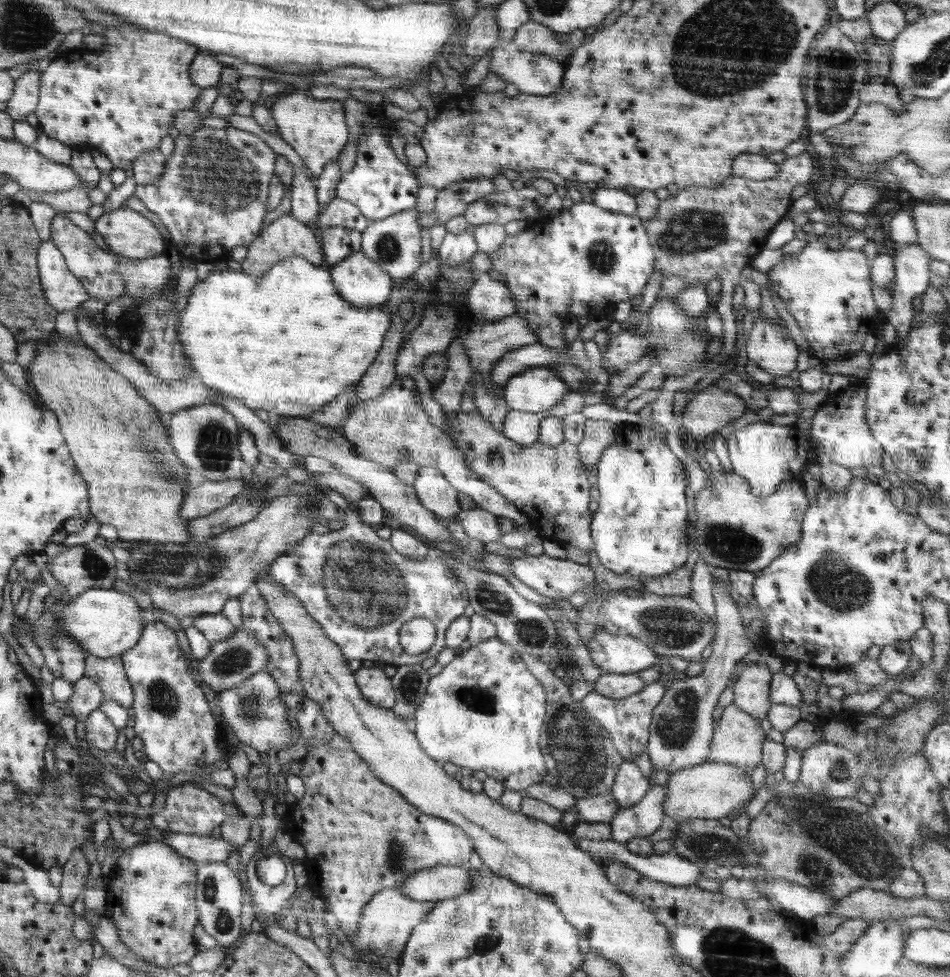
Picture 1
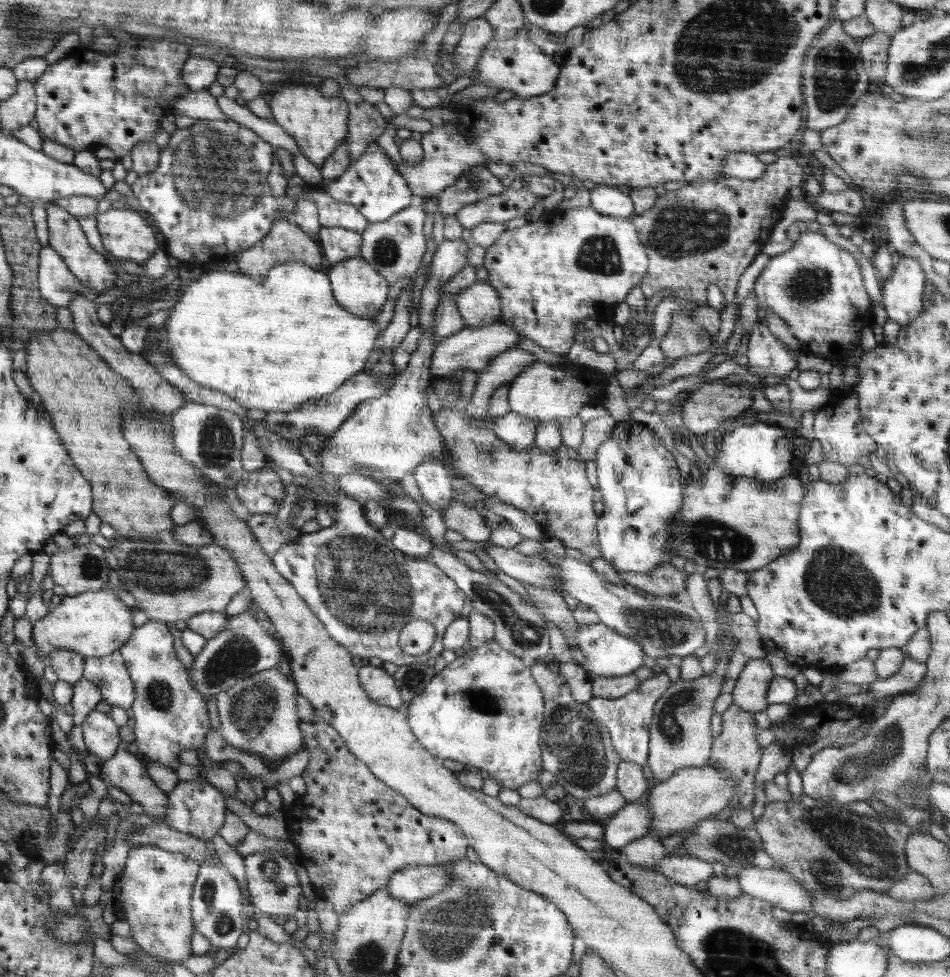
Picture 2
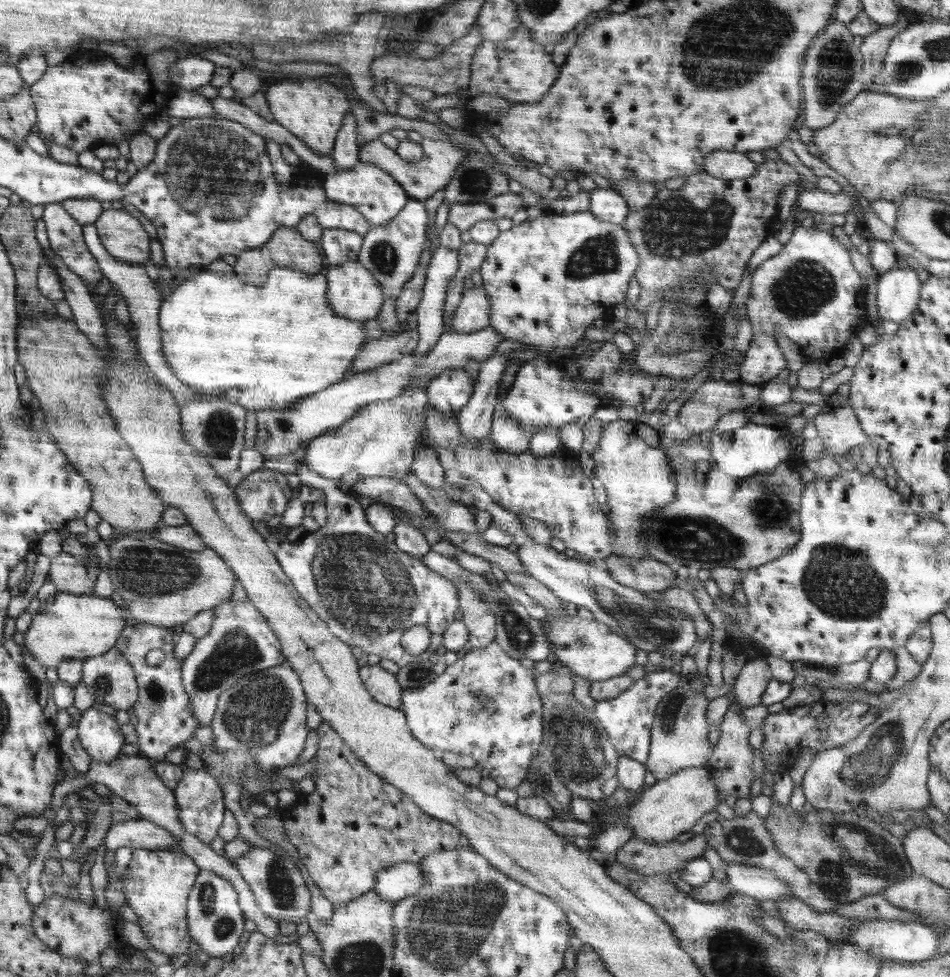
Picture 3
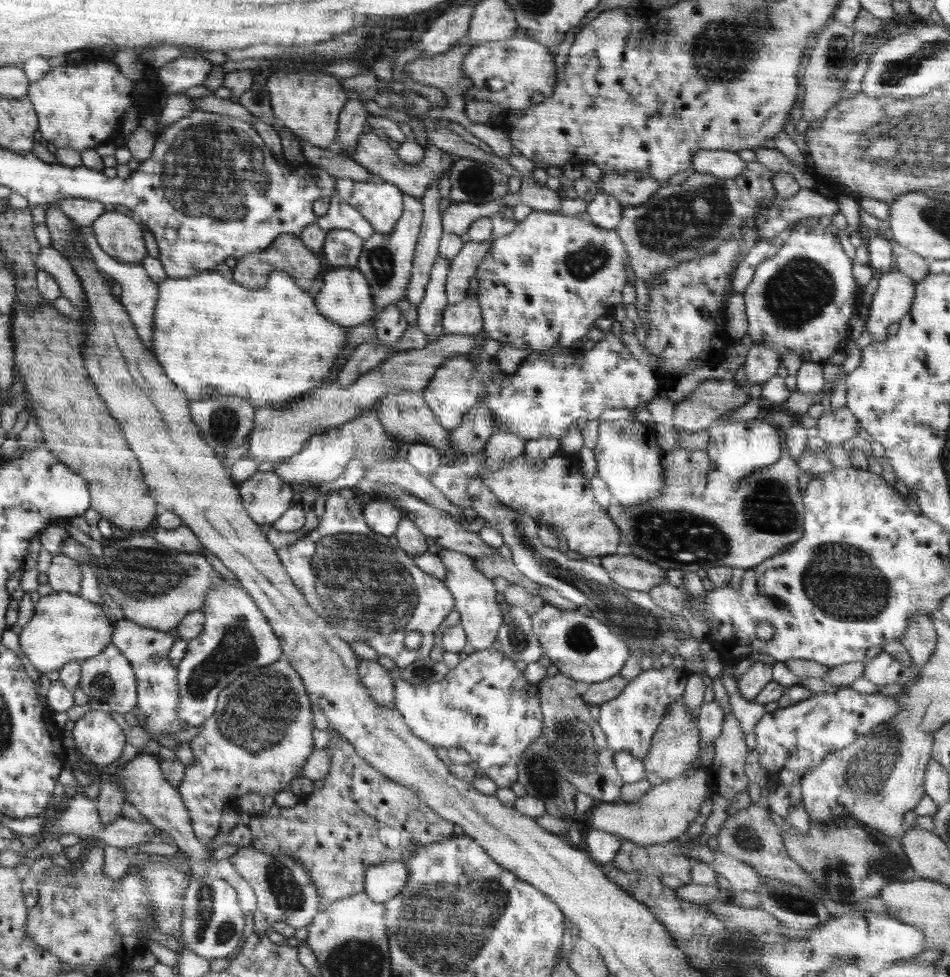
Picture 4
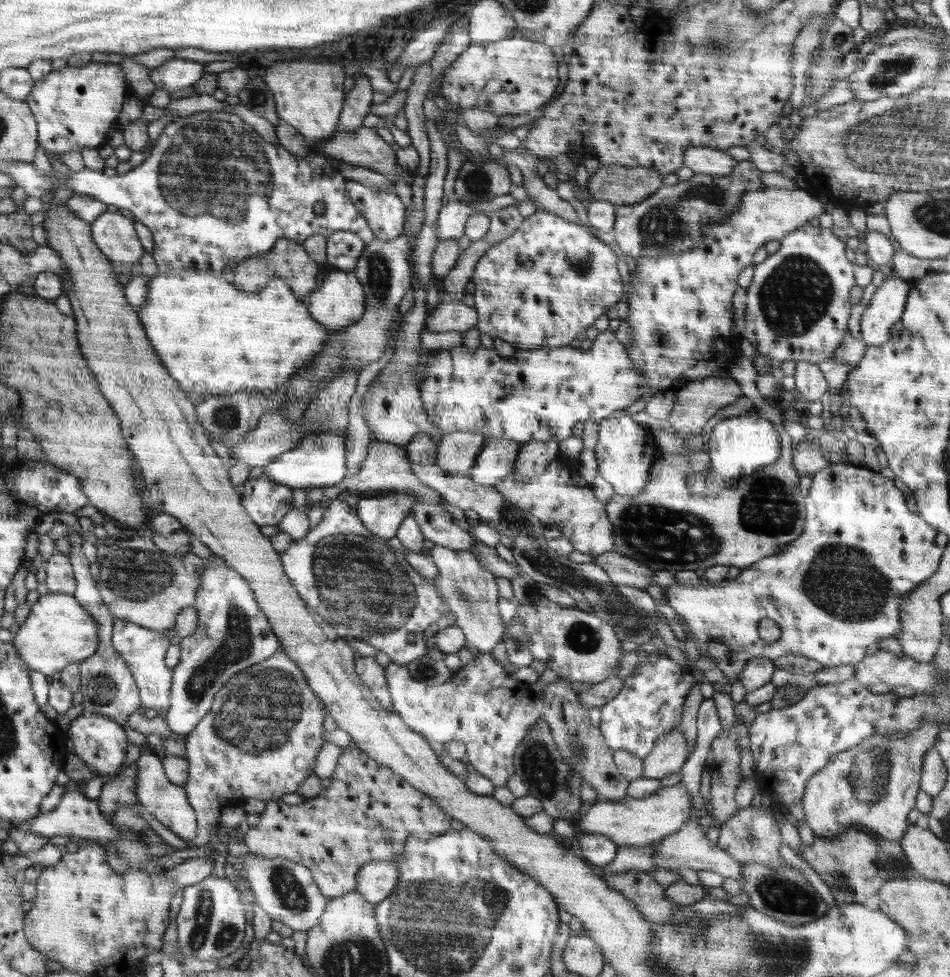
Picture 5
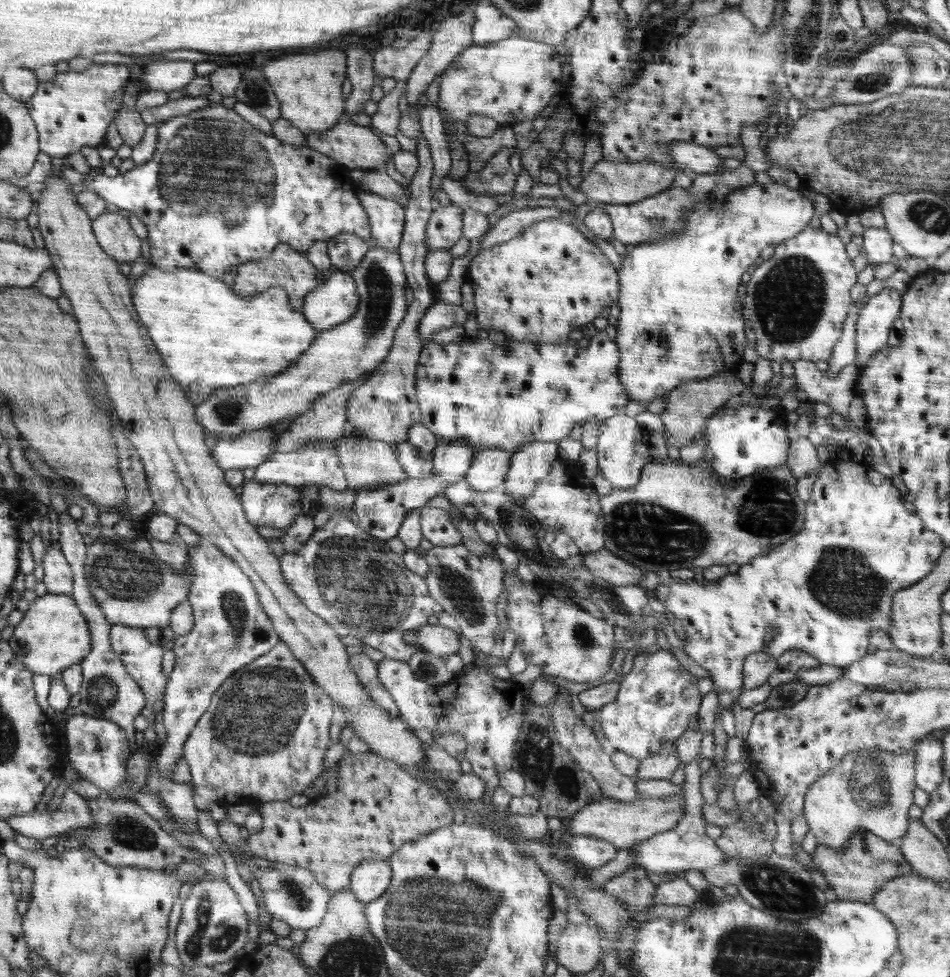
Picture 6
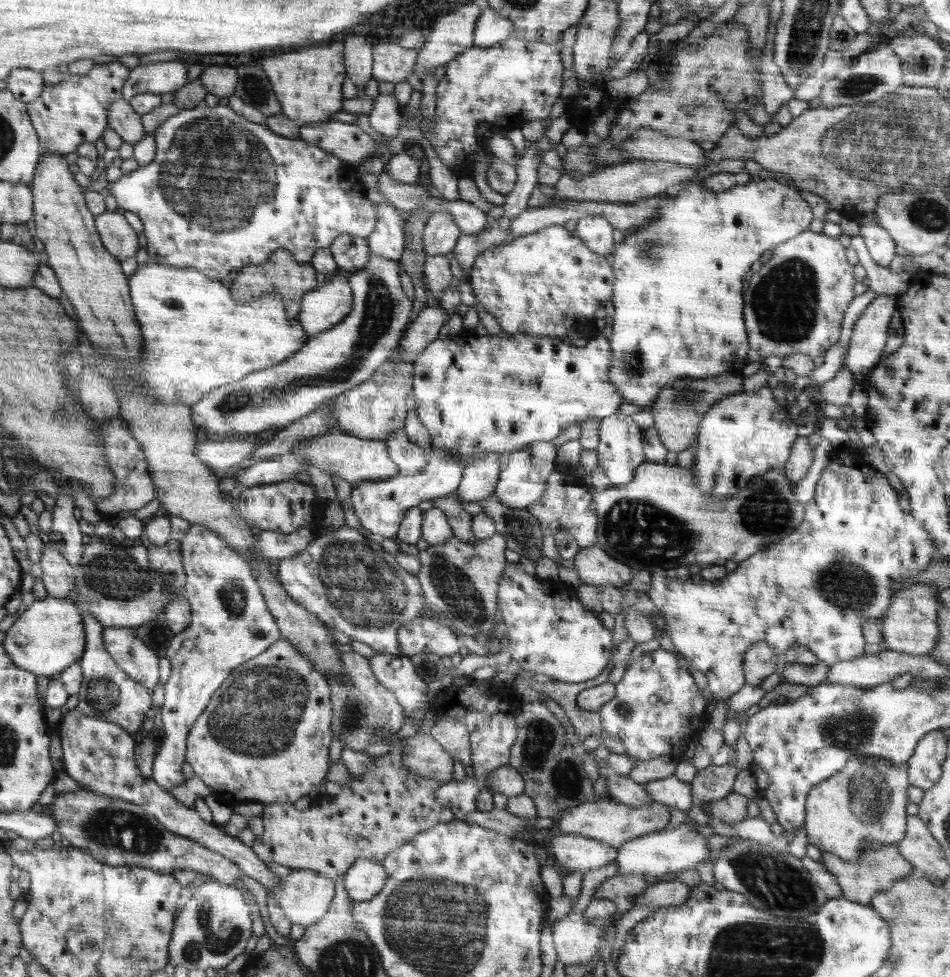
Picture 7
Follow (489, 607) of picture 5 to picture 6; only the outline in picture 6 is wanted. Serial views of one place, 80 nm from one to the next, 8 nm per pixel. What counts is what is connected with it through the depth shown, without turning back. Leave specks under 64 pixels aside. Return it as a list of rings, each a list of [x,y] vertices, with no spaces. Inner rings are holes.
[[[496,542],[490,544],[494,545],[494,556],[488,558],[474,556],[462,544],[434,545],[424,556],[430,572],[423,578],[428,585],[430,595],[444,607],[446,614],[456,619],[464,640],[468,639],[472,647],[486,654],[495,652],[498,638],[502,635],[496,616],[496,600],[503,591],[503,578],[506,573],[502,570],[503,562],[495,552],[495,544]]]

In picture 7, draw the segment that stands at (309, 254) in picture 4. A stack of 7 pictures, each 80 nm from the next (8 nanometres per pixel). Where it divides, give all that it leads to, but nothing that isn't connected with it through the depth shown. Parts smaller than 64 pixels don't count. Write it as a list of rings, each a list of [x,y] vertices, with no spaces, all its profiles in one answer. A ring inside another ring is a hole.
[[[278,249],[266,262],[241,269],[229,289],[234,292],[234,298],[238,298],[236,302],[254,302],[264,294],[270,294],[271,291],[277,292],[285,302],[289,319],[297,320],[300,317],[302,297],[314,288],[316,288],[316,269],[313,265],[308,262],[301,264],[289,250]]]

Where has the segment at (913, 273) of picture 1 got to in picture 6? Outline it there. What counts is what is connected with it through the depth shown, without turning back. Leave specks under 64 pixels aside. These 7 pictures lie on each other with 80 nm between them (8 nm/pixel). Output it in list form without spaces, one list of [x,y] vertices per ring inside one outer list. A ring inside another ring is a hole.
[[[885,288],[871,296],[859,312],[856,322],[856,358],[855,365],[859,370],[877,352],[887,346],[892,323],[902,306],[902,294],[895,288]]]

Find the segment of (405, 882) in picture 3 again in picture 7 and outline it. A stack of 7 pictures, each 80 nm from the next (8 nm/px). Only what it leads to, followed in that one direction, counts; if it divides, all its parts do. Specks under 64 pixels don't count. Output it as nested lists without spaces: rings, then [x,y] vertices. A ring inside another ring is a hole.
[[[361,859],[344,876],[345,889],[350,899],[358,902],[375,898],[386,884],[387,874],[379,861]]]

